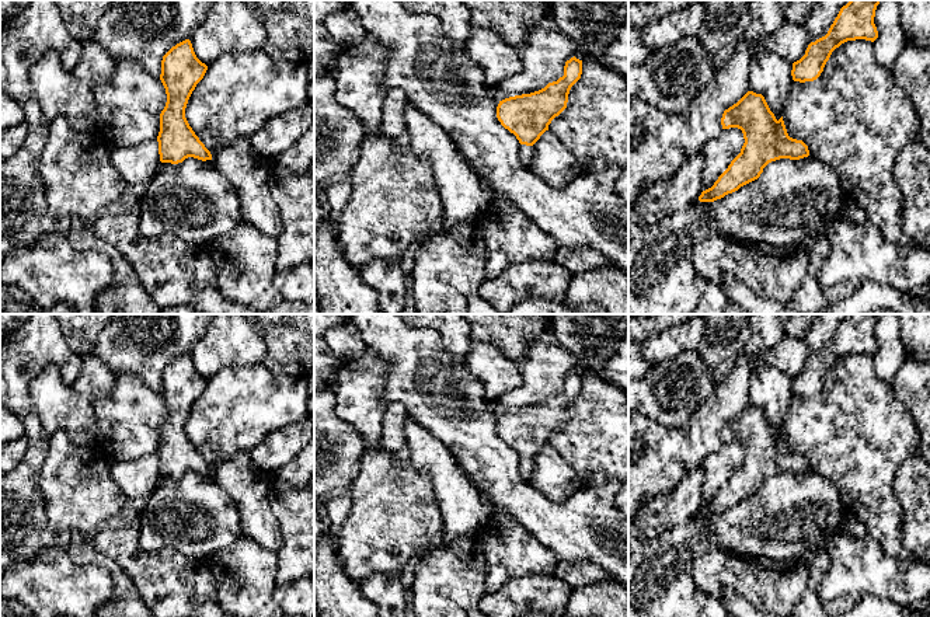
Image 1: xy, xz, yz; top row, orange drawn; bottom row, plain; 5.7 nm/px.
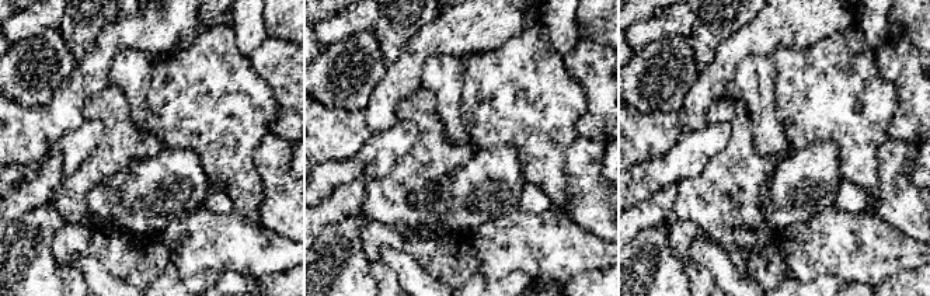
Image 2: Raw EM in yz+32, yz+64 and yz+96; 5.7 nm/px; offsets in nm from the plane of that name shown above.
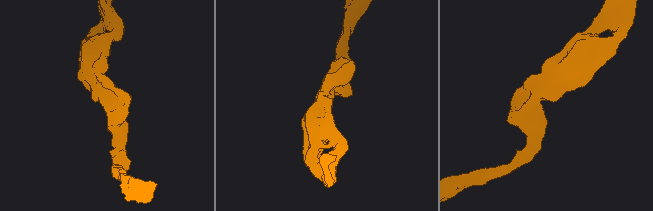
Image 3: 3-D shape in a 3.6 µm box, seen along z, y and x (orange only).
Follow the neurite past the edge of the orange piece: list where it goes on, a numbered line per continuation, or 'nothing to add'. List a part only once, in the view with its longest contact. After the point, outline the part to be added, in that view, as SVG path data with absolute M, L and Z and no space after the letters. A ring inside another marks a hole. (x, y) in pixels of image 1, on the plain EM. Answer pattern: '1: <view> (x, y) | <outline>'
1: xz (526, 466) | M520 459L520 473L525 477L530 477L533 468L533 460Z

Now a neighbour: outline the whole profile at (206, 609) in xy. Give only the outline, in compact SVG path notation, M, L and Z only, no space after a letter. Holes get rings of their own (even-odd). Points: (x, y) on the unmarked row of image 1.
M202 602L194 610L192 617L234 617L226 613L216 602Z

